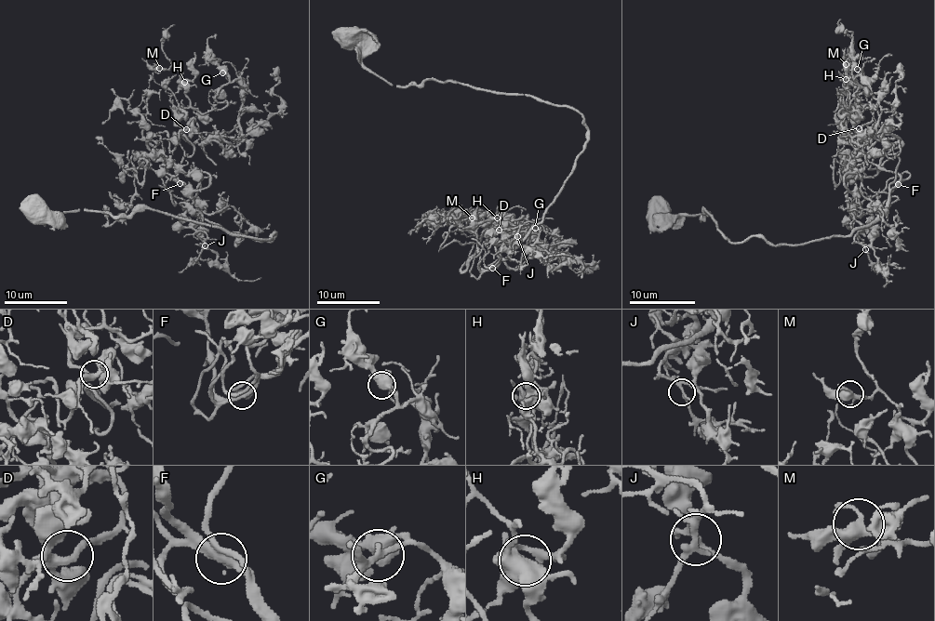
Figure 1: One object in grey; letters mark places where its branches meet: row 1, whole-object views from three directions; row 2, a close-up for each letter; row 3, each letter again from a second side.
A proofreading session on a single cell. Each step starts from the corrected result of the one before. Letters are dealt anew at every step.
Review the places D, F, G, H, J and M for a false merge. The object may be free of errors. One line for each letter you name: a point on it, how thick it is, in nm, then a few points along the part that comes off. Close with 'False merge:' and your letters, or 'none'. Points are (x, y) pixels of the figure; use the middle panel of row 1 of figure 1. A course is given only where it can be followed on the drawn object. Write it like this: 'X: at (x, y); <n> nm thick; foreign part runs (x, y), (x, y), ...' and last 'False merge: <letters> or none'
False merge: none

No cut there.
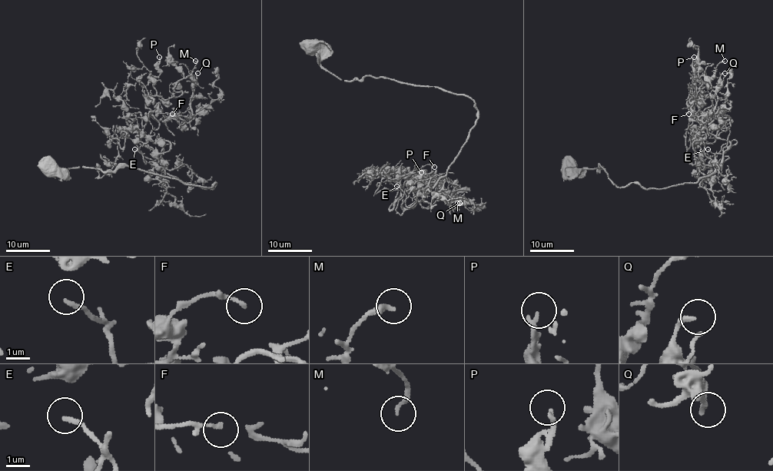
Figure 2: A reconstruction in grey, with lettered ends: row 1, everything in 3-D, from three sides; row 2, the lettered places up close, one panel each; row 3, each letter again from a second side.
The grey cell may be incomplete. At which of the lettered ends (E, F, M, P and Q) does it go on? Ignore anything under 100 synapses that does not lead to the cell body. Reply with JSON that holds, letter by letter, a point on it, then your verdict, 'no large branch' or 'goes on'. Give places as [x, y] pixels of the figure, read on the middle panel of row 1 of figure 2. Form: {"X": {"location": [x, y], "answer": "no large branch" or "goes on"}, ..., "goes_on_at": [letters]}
{"E": {"location": [396, 186], "answer": "goes on"}, "F": {"location": [434, 167], "answer": "no large branch"}, "M": {"location": [457, 203], "answer": "no large branch"}, "P": {"location": [421, 172], "answer": "no large branch"}, "Q": {"location": [459, 203], "answer": "no large branch"}, "goes_on_at": ["E"]}

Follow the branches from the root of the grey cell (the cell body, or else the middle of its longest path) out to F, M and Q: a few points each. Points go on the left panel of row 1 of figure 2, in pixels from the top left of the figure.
F: (49, 167), (133, 167), (213, 188), (169, 175), (127, 119), (140, 113), (144, 124), (156, 111), (172, 114)
M: (49, 167), (133, 167), (213, 188), (169, 175), (127, 119), (146, 122), (146, 97), (179, 96), (195, 61)
Q: (49, 167), (133, 167), (213, 188), (169, 175), (147, 142), (159, 126), (152, 114), (190, 114), (197, 73)

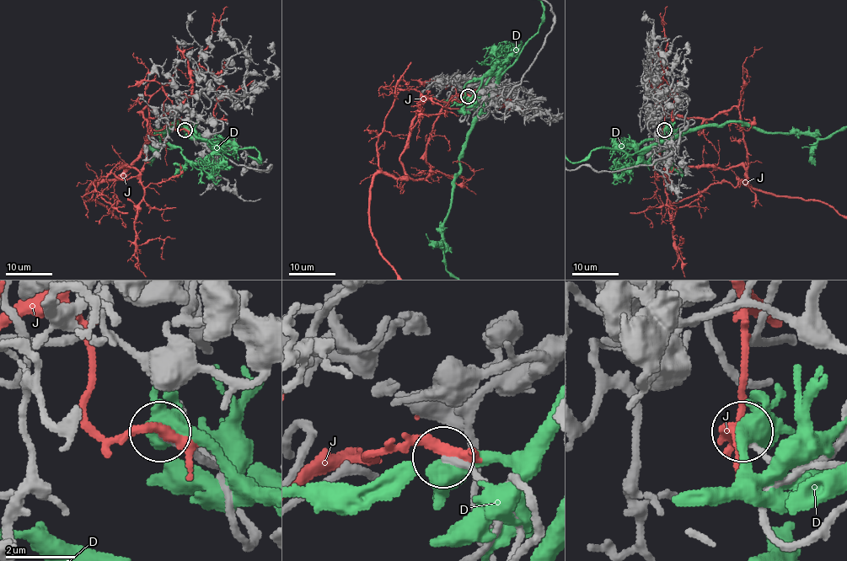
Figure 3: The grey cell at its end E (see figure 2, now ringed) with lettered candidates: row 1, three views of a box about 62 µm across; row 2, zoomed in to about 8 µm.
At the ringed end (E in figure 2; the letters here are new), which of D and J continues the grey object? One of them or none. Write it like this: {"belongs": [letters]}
{"belongs": []}

